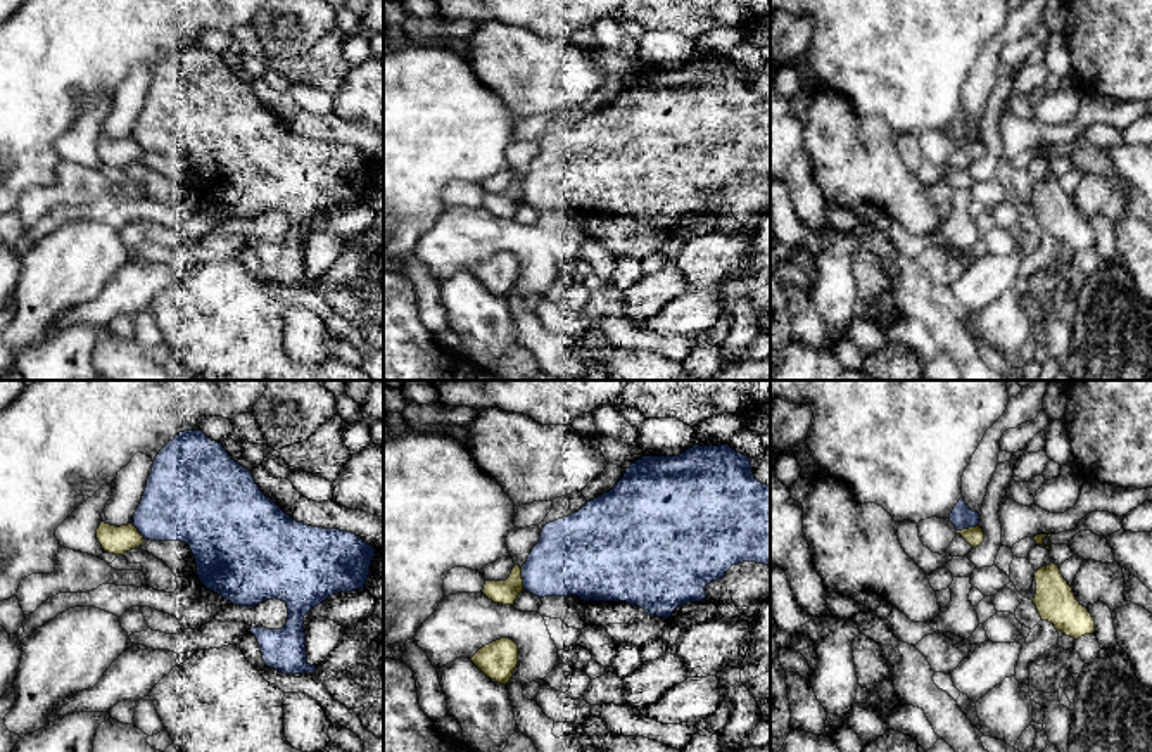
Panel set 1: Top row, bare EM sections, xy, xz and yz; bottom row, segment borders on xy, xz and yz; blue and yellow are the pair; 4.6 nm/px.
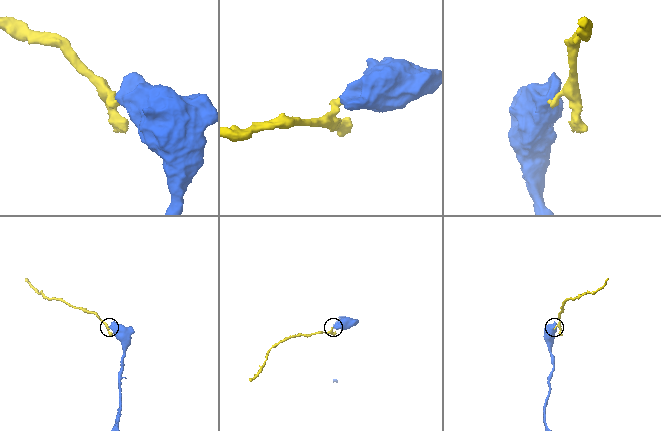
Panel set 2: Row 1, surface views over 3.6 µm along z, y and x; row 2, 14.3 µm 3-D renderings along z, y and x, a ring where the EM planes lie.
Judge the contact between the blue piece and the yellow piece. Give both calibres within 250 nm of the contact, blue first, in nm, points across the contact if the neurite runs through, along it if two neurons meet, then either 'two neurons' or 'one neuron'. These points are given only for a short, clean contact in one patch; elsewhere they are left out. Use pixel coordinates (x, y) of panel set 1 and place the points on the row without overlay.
calibres 340 and 110 nm; two neurons

